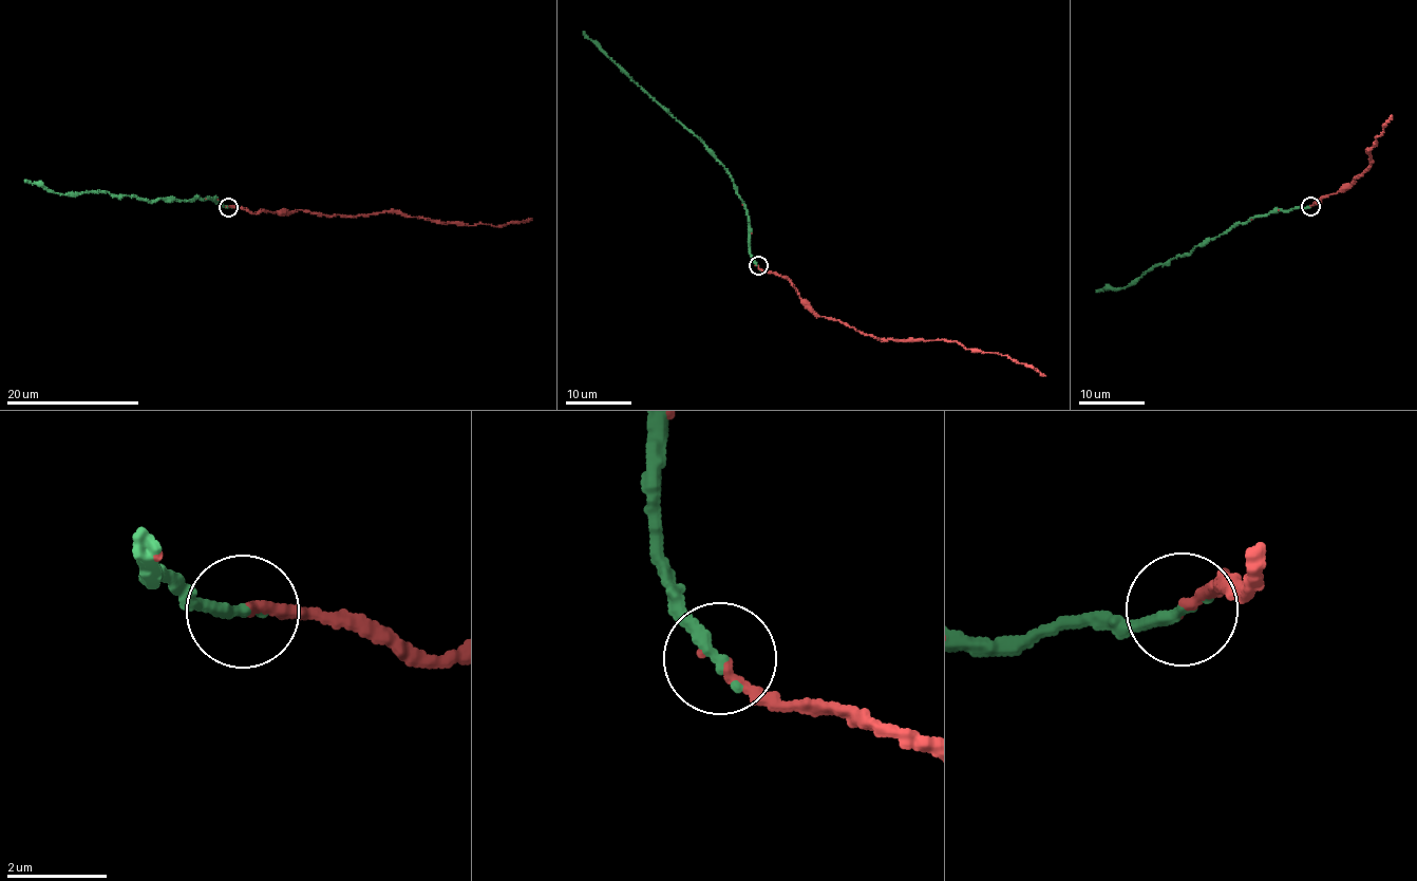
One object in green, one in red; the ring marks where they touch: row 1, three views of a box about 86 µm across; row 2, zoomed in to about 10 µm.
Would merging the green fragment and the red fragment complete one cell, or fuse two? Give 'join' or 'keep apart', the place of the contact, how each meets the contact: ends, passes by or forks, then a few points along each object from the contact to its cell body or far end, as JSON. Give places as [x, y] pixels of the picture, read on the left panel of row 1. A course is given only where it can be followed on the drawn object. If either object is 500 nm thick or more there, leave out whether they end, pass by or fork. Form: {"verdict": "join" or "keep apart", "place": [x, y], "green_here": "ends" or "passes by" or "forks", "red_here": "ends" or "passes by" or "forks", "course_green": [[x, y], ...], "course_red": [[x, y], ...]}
{"verdict": "join", "place": [228, 207], "green_here": "ends", "red_here": "ends", "course_green": [[229, 206], [197, 195], [184, 201], [169, 197], [150, 201], [97, 190], [64, 194], [48, 191], [24, 180]], "course_red": [[229, 206], [287, 214], [297, 210], [347, 216], [386, 210], [470, 226], [532, 219]]}

